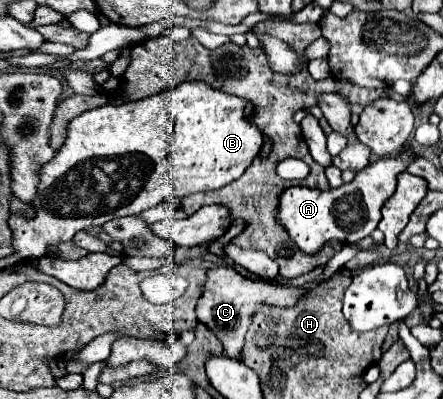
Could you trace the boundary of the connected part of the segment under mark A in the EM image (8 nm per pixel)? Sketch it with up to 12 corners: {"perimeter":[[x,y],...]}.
{"perimeter":[[413,153],[329,191],[293,185],[277,223],[305,255],[357,243]]}

